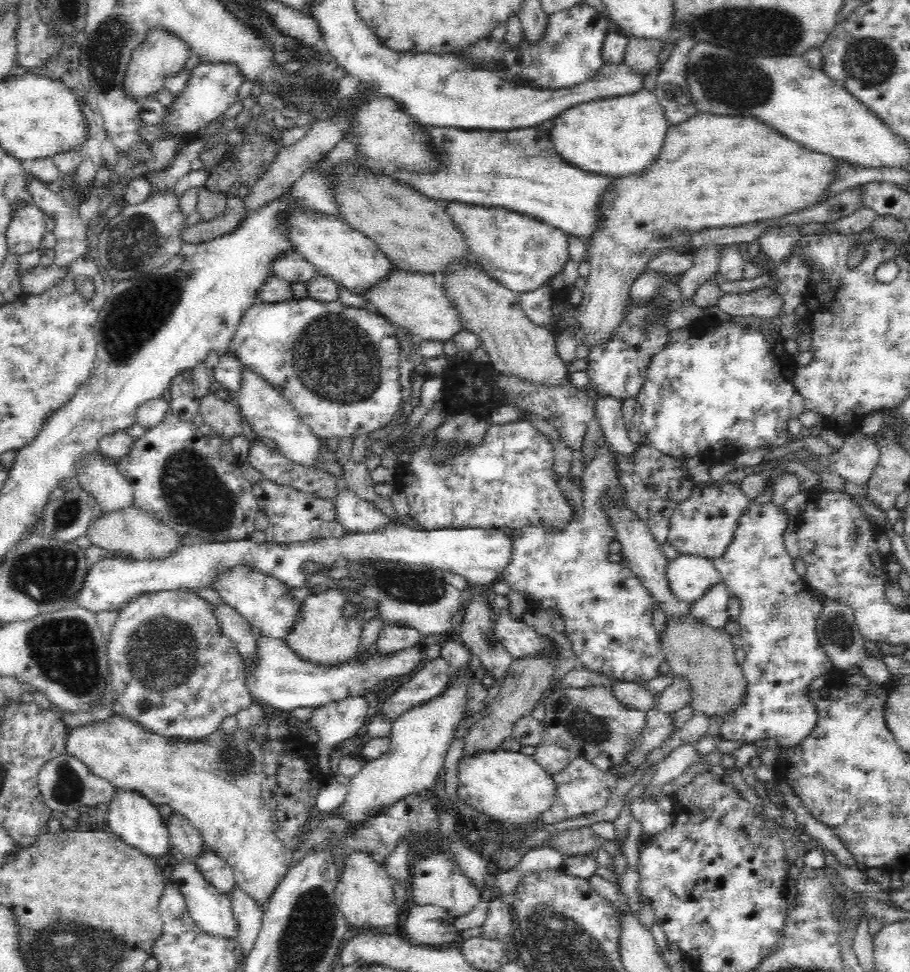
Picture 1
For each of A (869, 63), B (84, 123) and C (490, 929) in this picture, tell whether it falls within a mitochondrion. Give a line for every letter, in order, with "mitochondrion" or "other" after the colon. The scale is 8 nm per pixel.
A: mitochondrion
B: other
C: other

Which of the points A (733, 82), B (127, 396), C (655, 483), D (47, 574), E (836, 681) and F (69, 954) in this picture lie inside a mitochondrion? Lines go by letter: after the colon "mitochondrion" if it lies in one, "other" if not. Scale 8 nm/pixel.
A: mitochondrion
B: other
C: mitochondrion
D: mitochondrion
E: other
F: mitochondrion

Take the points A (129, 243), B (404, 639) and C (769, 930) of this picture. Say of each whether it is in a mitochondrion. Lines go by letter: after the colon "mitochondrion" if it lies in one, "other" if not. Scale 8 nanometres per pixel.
A: mitochondrion
B: other
C: other

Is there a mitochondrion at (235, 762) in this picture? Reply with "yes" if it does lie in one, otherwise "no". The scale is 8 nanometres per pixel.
yes

